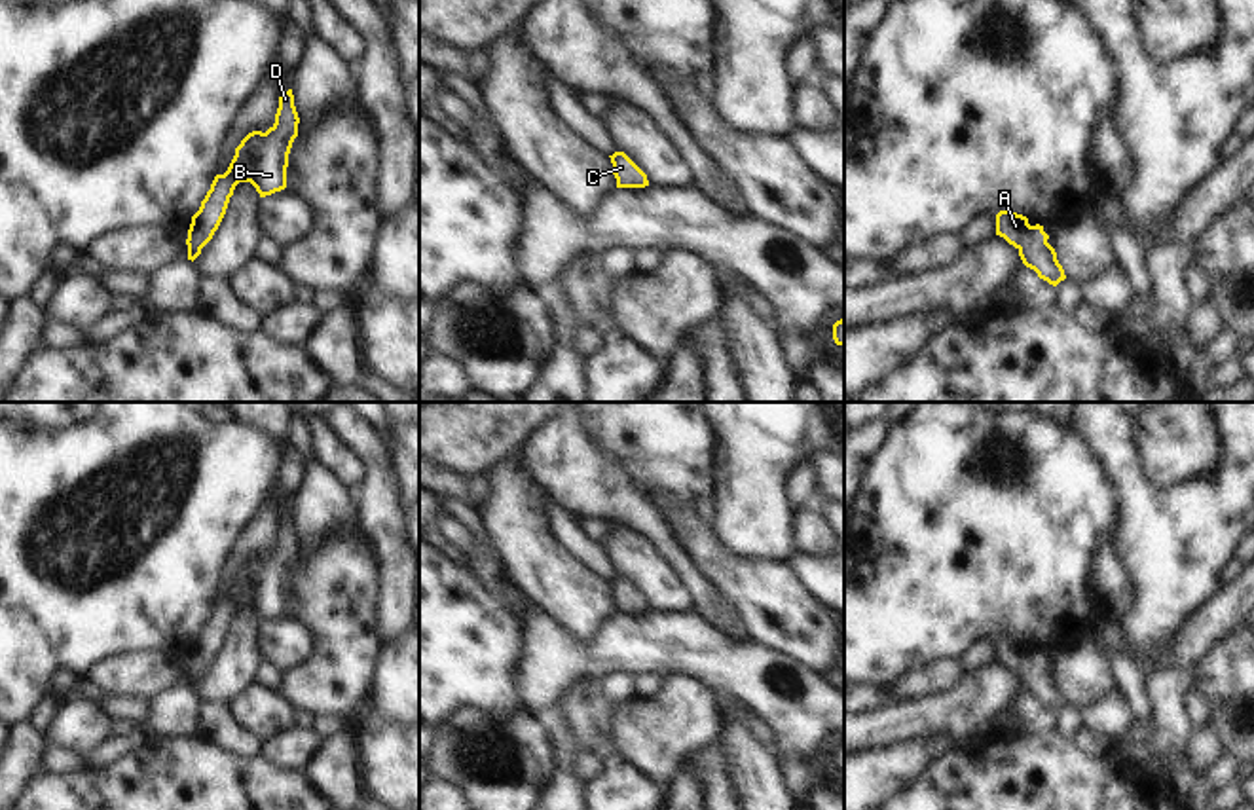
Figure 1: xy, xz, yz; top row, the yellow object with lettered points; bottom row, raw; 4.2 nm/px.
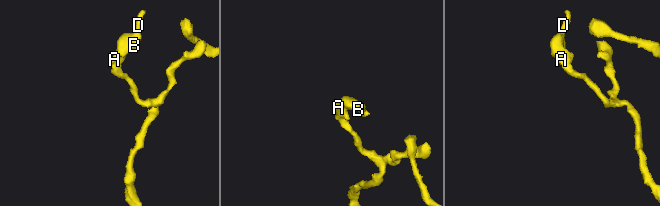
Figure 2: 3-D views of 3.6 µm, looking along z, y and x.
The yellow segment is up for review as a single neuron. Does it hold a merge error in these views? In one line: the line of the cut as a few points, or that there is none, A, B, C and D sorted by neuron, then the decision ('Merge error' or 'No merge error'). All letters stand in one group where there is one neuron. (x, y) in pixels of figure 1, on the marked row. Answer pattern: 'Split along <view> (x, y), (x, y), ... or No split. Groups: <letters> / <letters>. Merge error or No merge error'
No split. Groups: A B C D. No merge error.

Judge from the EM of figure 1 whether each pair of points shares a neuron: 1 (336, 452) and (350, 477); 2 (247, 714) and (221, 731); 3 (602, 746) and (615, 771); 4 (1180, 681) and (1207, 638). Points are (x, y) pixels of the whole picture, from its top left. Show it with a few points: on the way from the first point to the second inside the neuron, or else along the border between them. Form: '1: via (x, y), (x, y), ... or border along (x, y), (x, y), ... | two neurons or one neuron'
1: via (336, 458), (348, 471) | one neuron
2: border along (226, 704), (232, 717), (260, 742) | two neurons
3: border along (613, 750), (602, 757) | two neurons
4: border along (1194, 666), (1158, 666), (1148, 670) | two neurons

